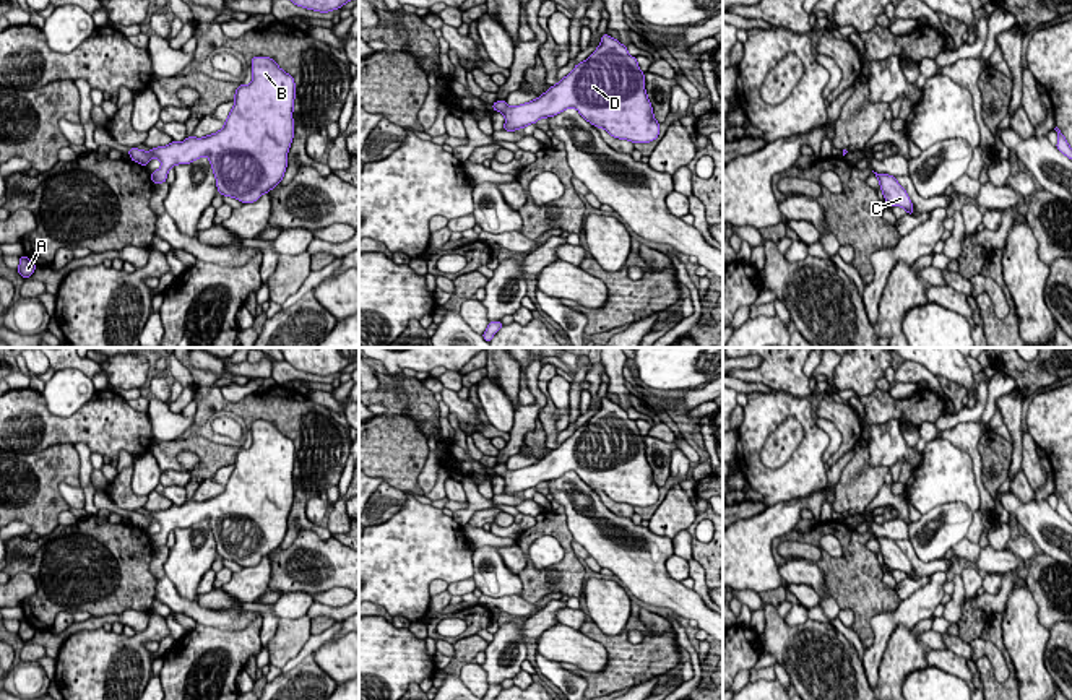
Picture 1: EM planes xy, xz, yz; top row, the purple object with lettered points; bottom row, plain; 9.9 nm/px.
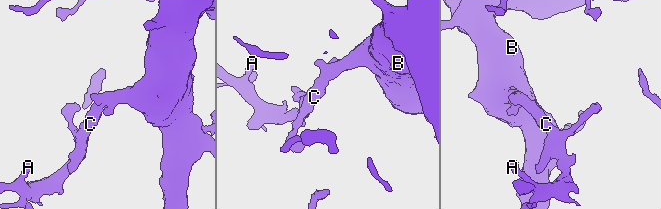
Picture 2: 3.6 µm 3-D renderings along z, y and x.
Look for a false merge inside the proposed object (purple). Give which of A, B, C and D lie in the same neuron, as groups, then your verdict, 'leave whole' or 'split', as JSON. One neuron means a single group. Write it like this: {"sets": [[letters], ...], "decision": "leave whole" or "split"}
{"sets": [["A", "B", "C", "D"]], "decision": "leave whole"}

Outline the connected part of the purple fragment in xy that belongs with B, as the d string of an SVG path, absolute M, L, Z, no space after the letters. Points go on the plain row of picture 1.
M270 421L252 422L252 447L239 448L224 490L208 500L172 505L143 515L128 513L132 525L146 529L153 521L161 531L151 536L162 547L171 531L206 520L218 555L242 567L253 567L284 541L294 502L294 442Z

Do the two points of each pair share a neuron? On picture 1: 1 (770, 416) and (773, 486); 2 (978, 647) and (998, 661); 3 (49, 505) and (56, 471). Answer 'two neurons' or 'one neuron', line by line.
1: one neuron
2: one neuron
3: one neuron

